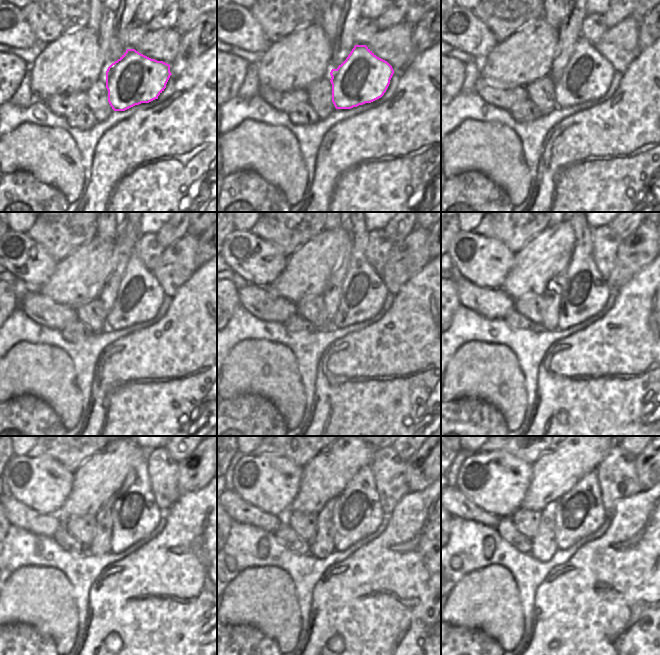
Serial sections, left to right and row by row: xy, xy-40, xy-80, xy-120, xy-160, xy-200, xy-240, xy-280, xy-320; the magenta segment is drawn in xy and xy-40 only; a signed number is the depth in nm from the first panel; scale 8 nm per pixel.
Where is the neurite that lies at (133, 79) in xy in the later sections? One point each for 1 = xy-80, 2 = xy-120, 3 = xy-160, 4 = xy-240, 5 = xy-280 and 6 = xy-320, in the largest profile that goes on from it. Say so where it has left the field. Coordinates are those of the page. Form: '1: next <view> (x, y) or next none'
1: next xy-80 (588, 75)
2: next xy-120 (140, 295)
3: next xy-160 (364, 292)
4: next xy-240 (135, 514)
5: next xy-280 (358, 513)
6: next xy-320 (580, 512)

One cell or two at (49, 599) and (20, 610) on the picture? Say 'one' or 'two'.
one

